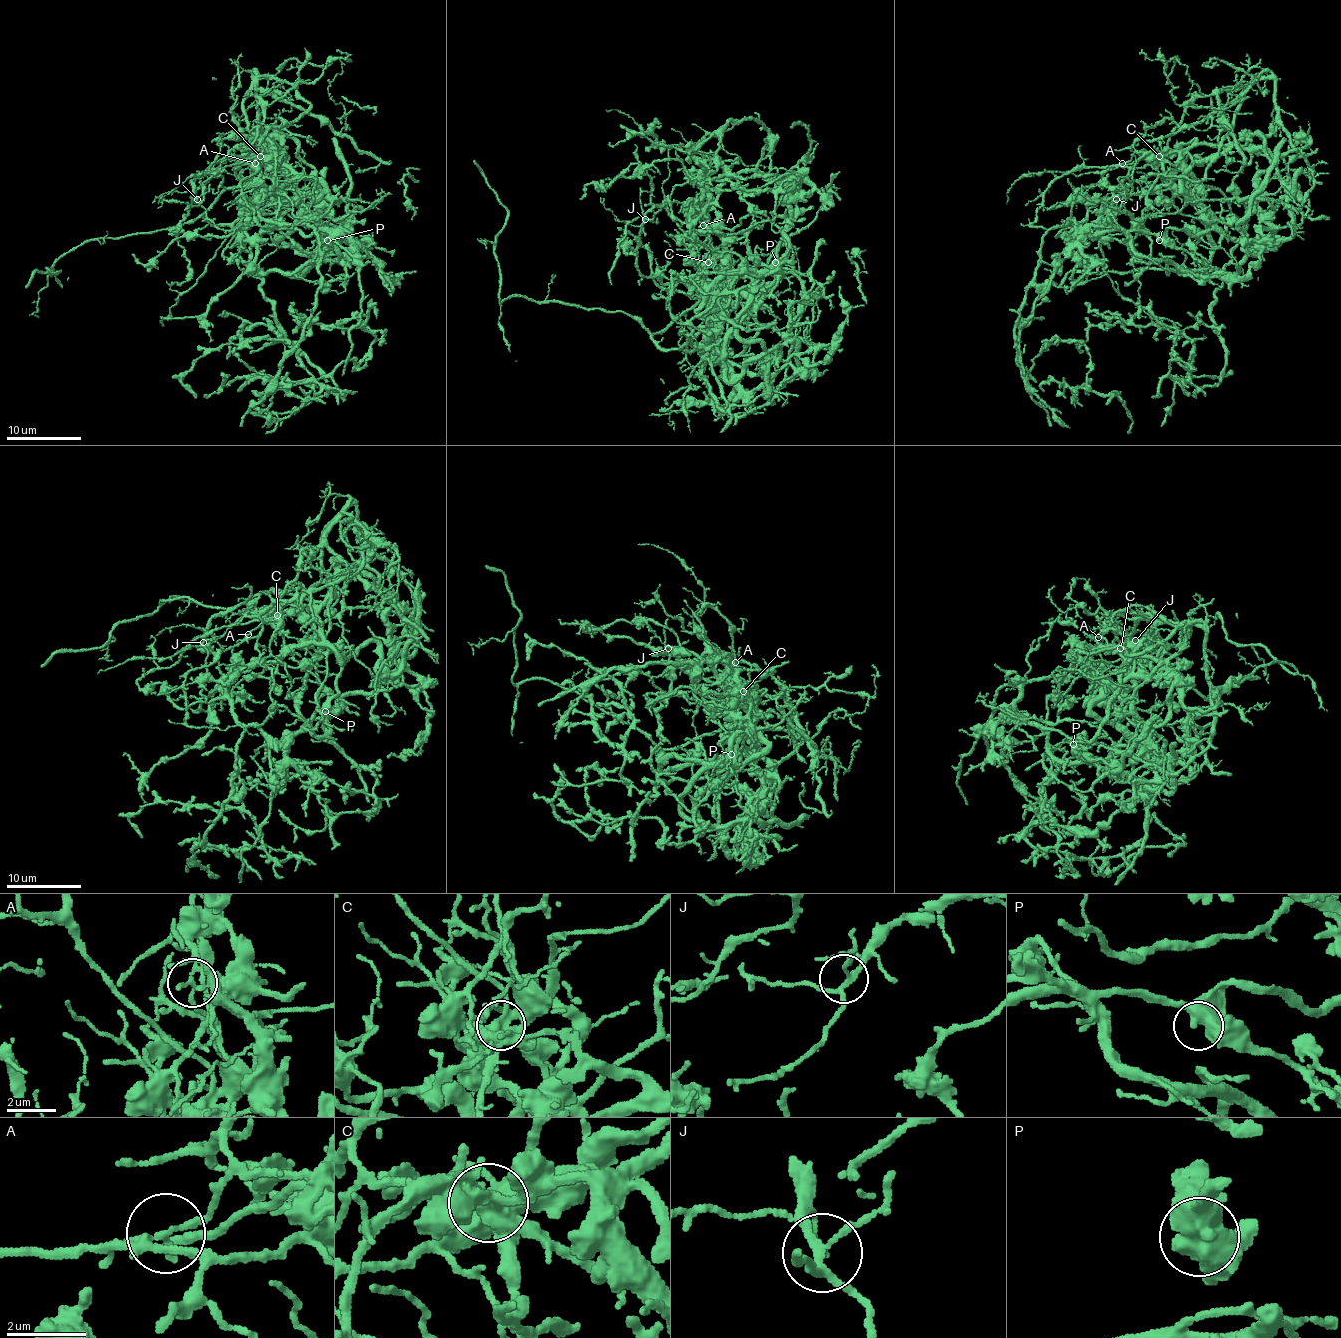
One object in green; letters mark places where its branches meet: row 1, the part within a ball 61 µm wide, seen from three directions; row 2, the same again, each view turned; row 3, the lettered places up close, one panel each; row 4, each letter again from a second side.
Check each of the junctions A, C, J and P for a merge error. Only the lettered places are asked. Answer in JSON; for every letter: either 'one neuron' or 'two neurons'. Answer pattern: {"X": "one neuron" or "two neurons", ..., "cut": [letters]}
{"A": "two neurons", "C": "two neurons", "J": "one neuron", "P": "one neuron", "cut": ["A", "C"]}

